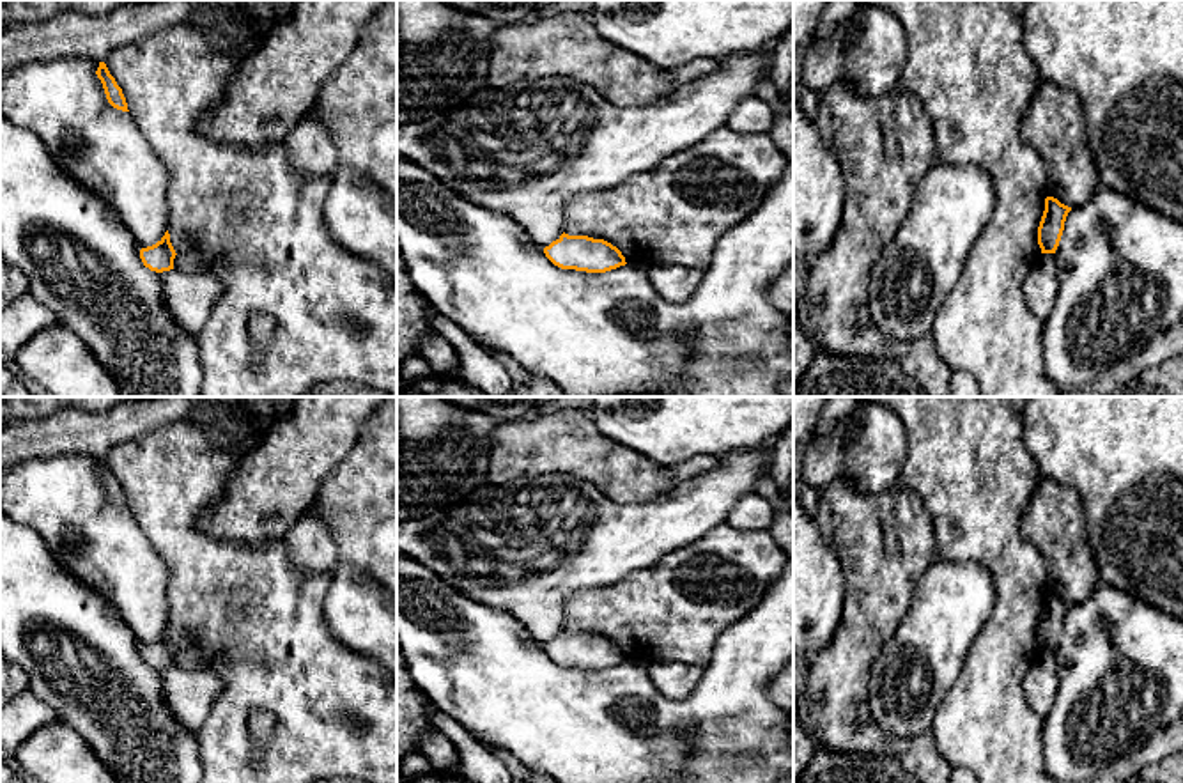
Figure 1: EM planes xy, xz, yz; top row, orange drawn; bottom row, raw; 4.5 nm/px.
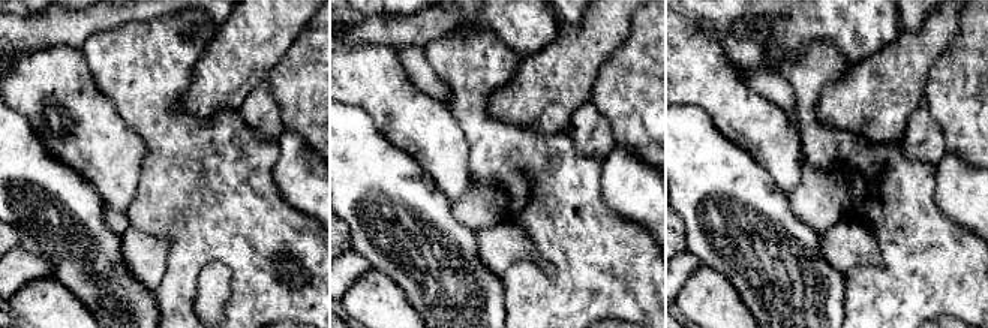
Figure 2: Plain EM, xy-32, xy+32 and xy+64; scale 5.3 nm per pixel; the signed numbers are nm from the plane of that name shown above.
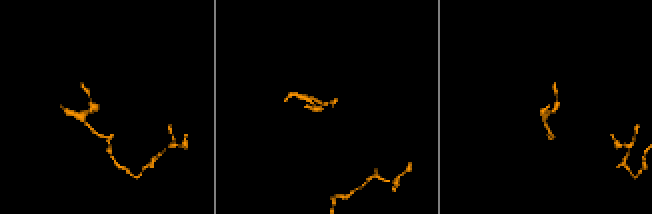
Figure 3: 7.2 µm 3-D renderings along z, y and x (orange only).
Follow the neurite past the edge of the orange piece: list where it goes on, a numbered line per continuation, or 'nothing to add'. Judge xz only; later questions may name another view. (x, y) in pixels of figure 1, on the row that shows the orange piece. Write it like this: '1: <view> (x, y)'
1: xz (673, 215)

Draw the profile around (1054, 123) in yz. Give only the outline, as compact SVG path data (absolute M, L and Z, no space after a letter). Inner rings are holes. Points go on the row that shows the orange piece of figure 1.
M1041 81L1022 117L1022 136L1047 168L1047 197L1079 207L1100 188L1086 112L1073 90Z

